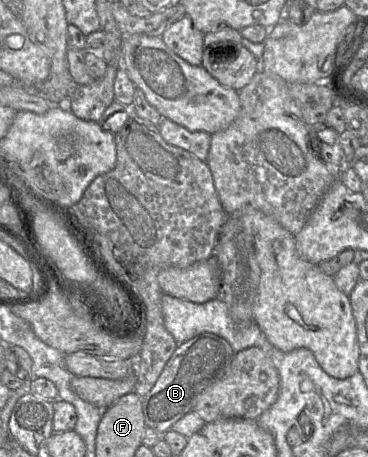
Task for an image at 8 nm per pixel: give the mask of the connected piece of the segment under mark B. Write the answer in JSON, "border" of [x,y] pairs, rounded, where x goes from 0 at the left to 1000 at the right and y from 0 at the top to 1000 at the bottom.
{"border":[[[549,729],[484,753],[427,836],[389,869],[397,932],[435,952],[462,941],[478,921],[524,897],[541,867],[611,821],[639,775],[614,742],[579,729]]]}

